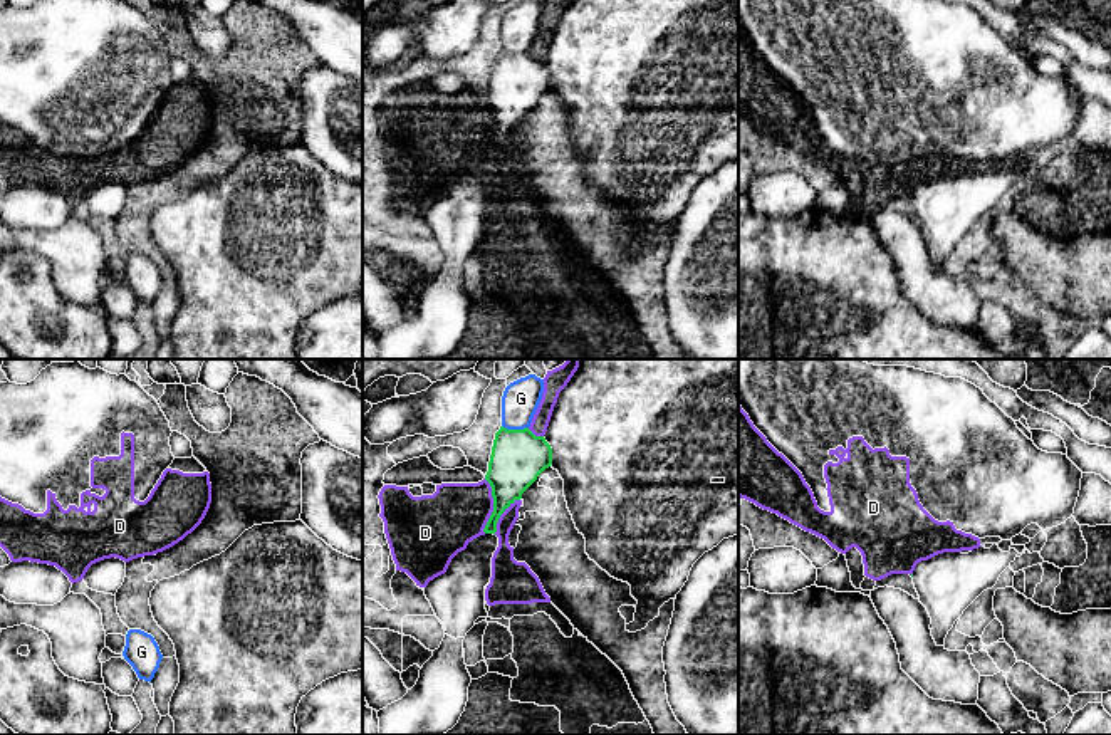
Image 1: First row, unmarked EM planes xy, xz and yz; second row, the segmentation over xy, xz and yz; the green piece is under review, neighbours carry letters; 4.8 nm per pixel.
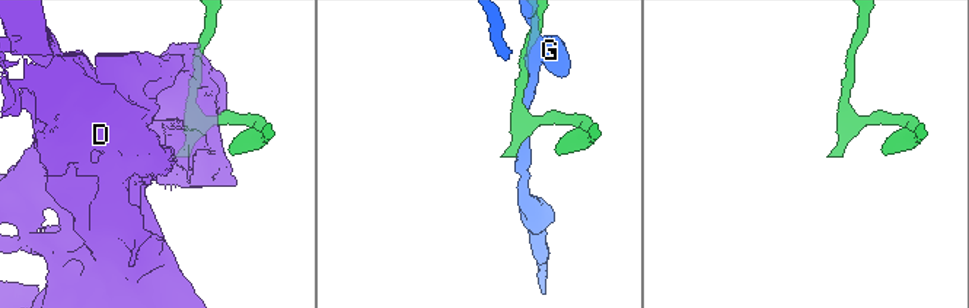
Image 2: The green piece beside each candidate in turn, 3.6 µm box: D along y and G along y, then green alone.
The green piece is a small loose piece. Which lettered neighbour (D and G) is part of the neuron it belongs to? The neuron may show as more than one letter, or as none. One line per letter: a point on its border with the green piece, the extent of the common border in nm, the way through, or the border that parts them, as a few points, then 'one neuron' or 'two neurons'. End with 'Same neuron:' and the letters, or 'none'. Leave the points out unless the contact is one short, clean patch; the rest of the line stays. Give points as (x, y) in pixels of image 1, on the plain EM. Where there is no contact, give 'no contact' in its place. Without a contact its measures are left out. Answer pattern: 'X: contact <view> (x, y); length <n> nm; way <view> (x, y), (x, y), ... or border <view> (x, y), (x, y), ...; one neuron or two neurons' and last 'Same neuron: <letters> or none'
D: contact xz (494, 130); length 260 nm; two neurons
G: contact xz (516, 54); length 130 nm; two neurons
Same neuron: none

